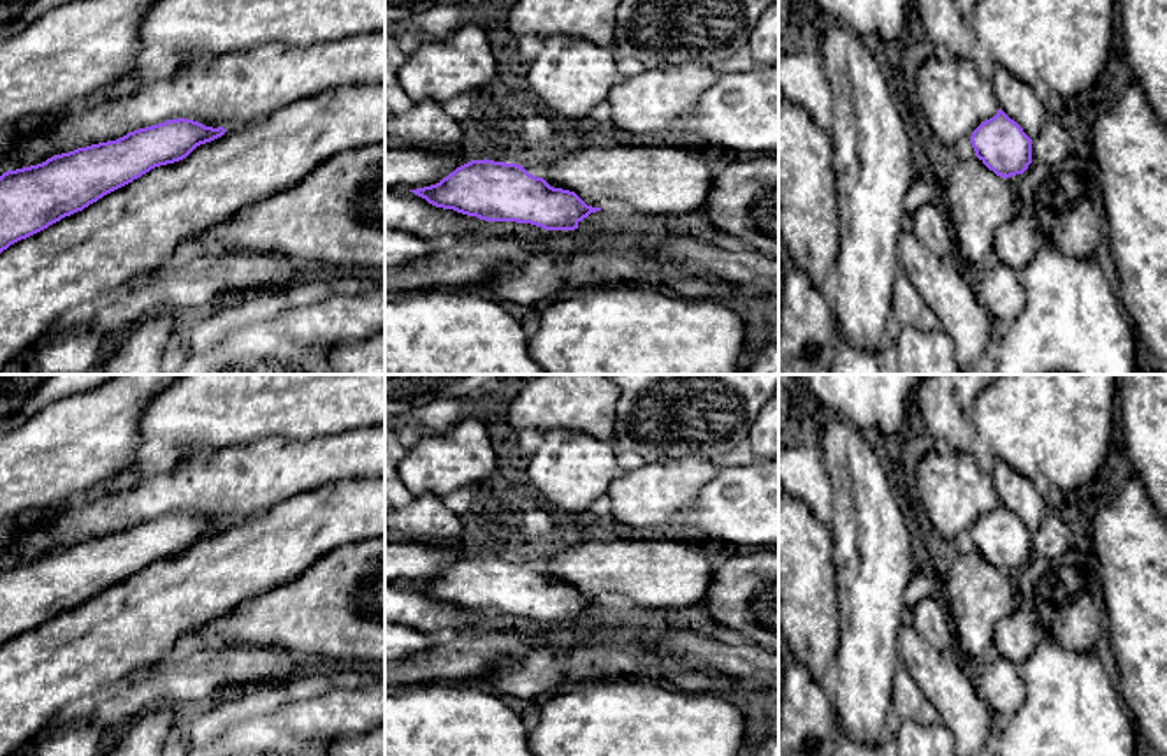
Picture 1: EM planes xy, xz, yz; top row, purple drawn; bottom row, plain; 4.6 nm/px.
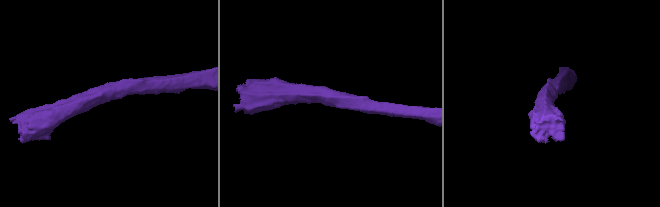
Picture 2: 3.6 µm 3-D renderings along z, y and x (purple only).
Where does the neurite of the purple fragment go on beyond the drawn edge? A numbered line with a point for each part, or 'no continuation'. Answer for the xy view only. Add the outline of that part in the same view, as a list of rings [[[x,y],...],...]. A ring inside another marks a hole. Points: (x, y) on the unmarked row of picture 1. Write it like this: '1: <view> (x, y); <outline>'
1: xy (134, 623); [[[385,475],[332,480],[271,506],[265,513],[227,524],[197,540],[186,552],[160,559],[104,589],[83,605],[11,638],[0,647],[0,756],[11,756],[33,740],[74,700],[97,696],[137,668],[163,659],[179,640],[199,631],[281,584],[294,580],[330,550],[385,536]]]

